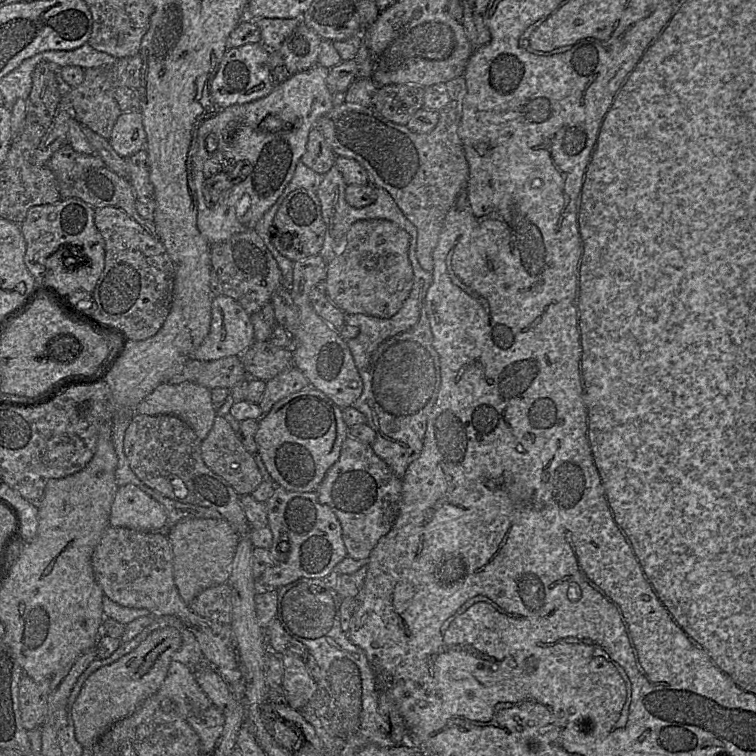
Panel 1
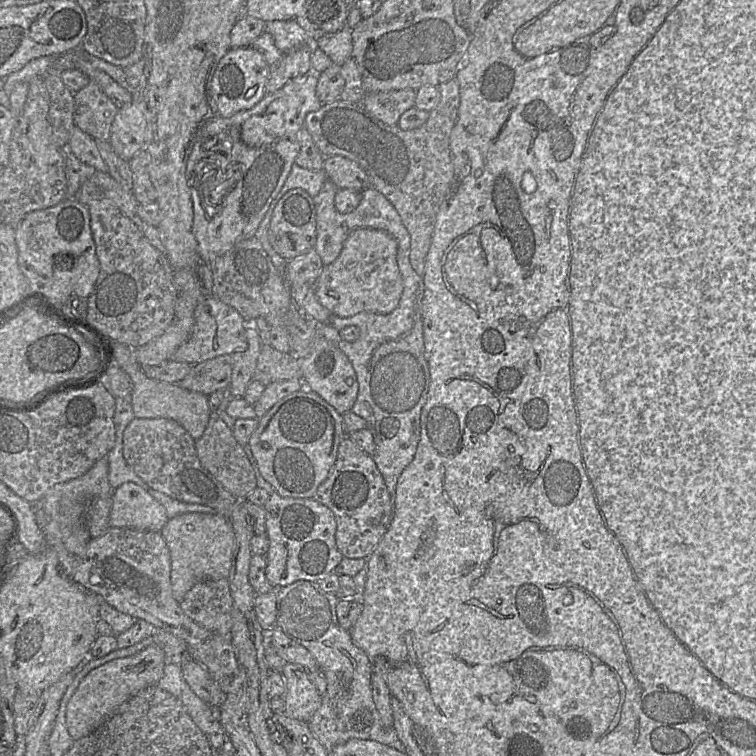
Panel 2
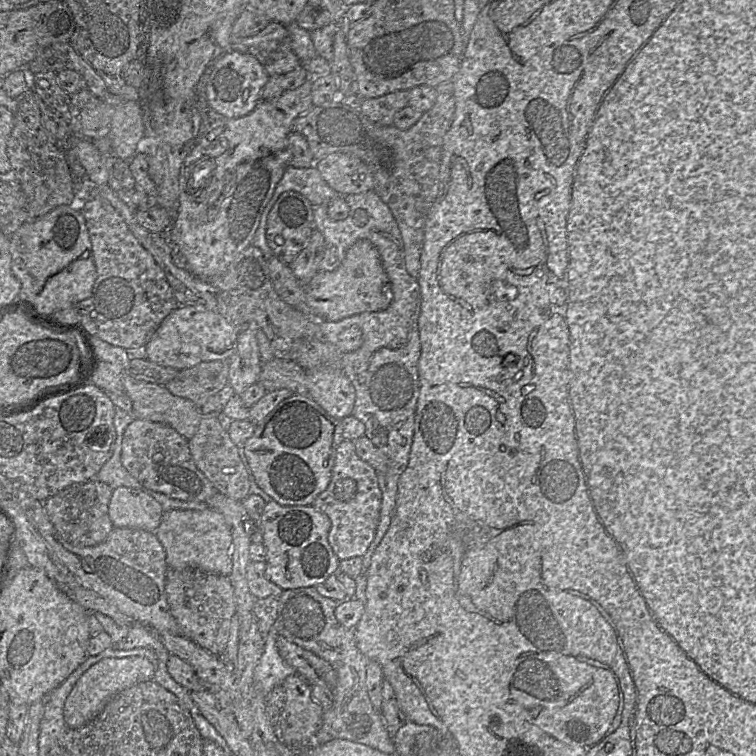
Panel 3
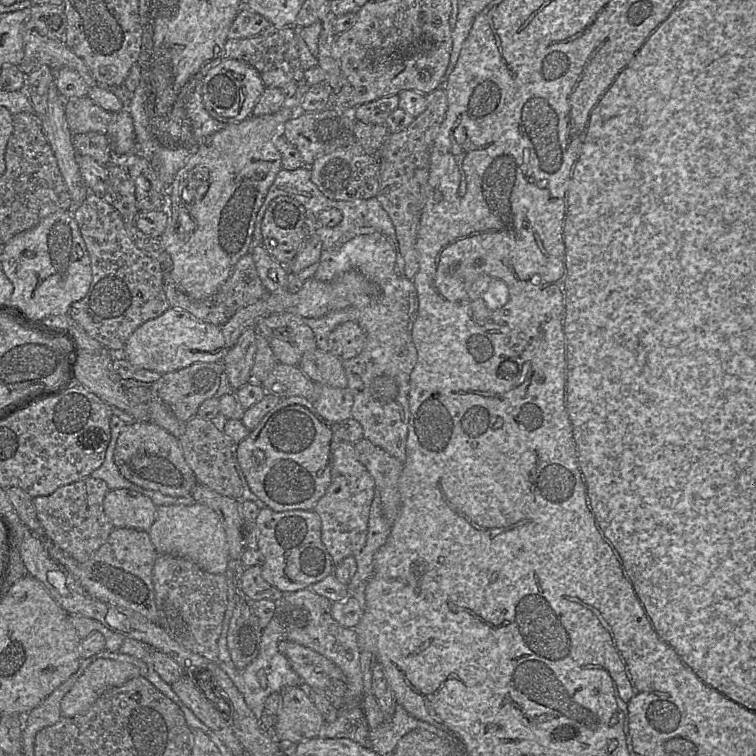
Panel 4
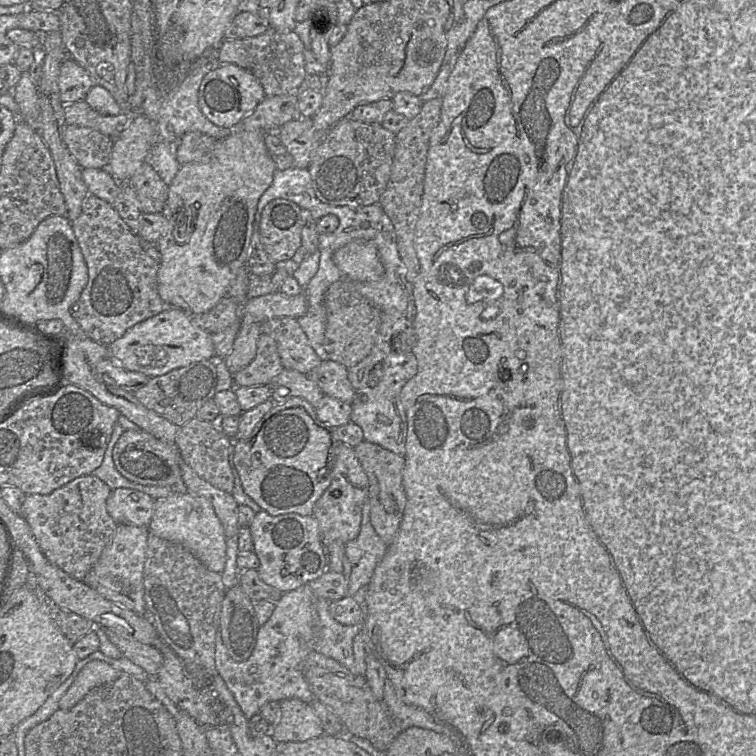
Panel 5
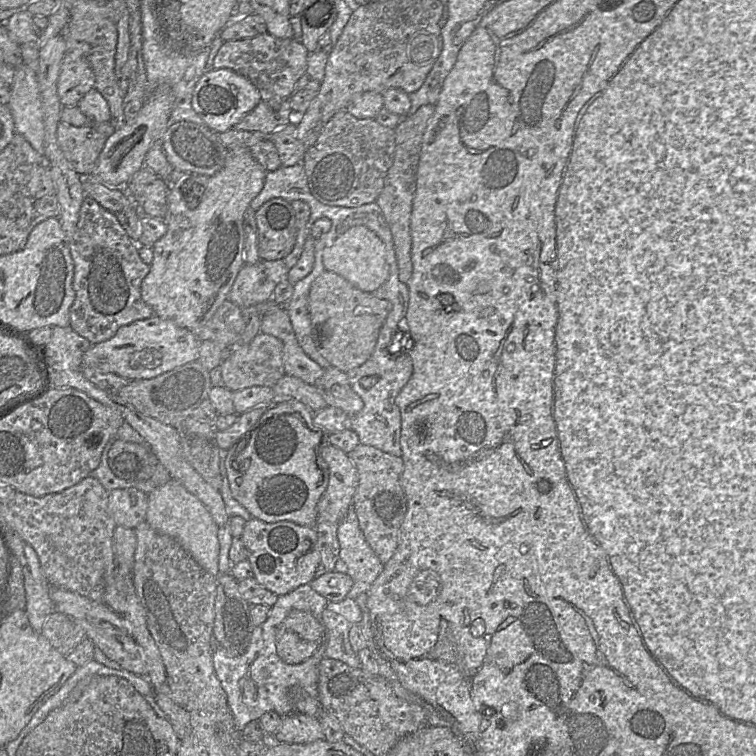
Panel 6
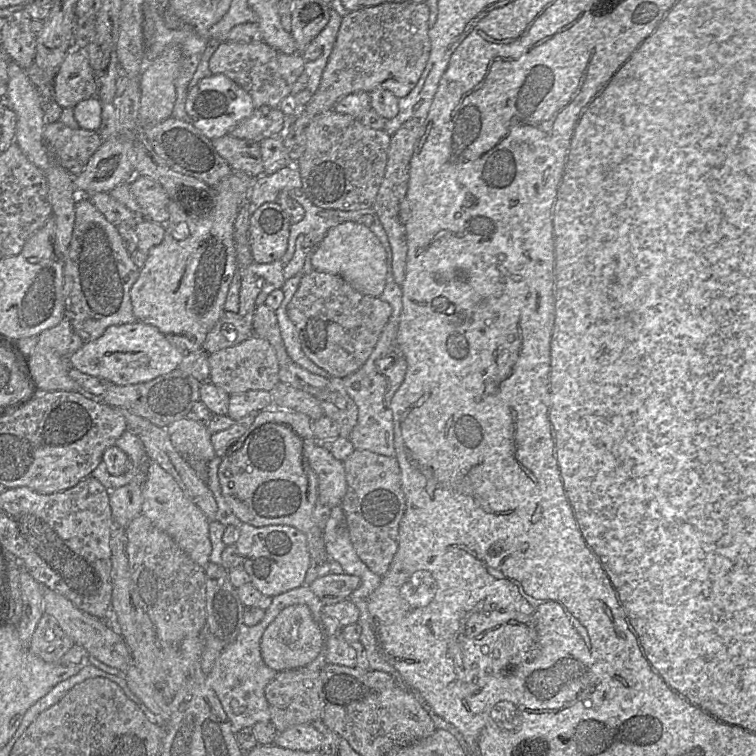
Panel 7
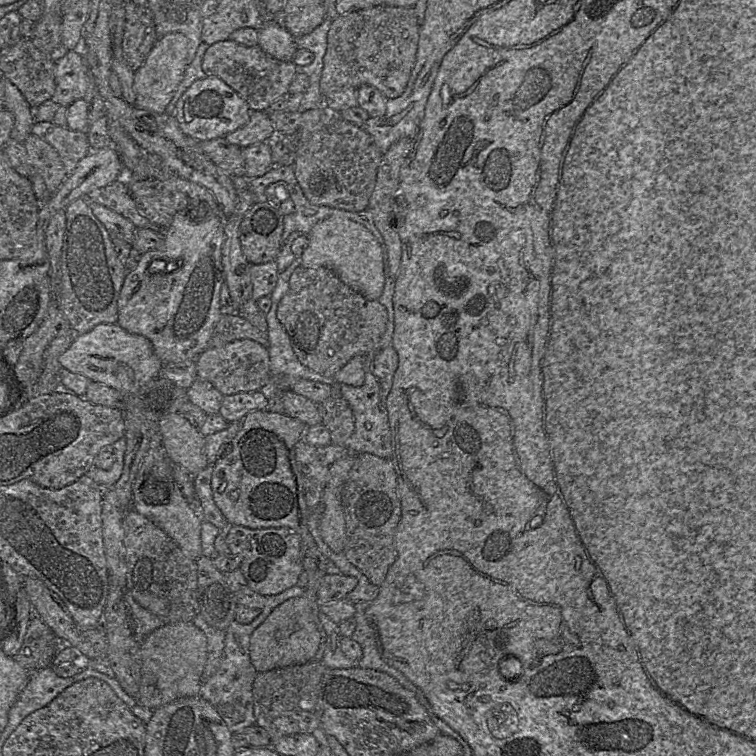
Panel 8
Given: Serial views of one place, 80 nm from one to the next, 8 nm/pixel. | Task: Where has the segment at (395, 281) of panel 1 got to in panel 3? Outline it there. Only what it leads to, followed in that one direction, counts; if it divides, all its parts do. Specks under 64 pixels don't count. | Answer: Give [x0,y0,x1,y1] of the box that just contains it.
[305,240,392,321]

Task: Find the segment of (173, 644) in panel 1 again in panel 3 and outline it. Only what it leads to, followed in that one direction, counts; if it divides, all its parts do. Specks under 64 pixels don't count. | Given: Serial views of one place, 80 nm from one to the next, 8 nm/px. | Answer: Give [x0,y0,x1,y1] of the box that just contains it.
[63,657,155,729]

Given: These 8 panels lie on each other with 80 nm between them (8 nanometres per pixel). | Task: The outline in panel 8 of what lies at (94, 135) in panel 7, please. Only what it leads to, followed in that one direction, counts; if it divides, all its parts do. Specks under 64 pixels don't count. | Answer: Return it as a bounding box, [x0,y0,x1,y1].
[31,121,90,175]

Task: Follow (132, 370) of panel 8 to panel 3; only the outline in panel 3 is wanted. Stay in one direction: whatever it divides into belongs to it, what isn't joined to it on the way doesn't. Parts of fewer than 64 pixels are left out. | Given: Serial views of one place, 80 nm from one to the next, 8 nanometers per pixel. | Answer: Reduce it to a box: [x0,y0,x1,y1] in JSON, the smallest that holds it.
[144,306,243,370]

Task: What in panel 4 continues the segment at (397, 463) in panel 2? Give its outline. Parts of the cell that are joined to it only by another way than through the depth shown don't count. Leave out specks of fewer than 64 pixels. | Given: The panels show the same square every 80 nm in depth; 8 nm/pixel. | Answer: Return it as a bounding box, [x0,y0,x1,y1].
[305,197,418,464]

